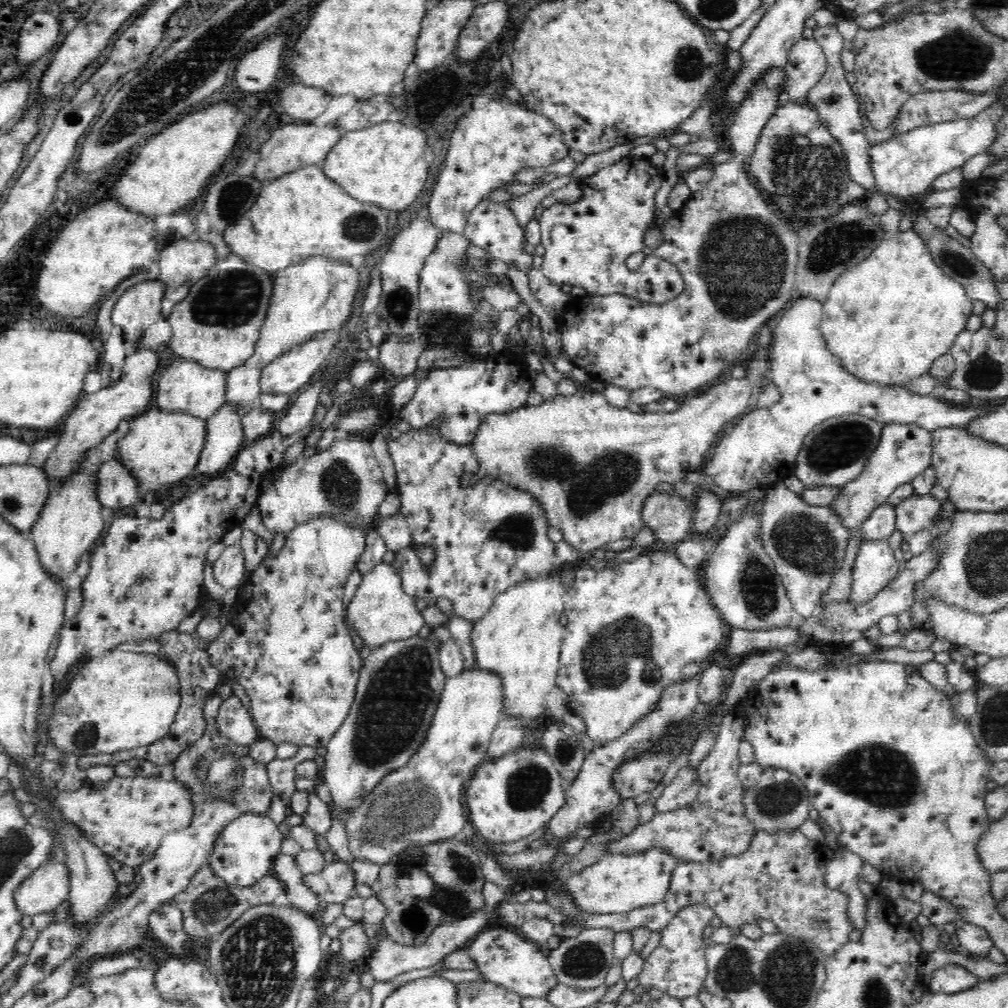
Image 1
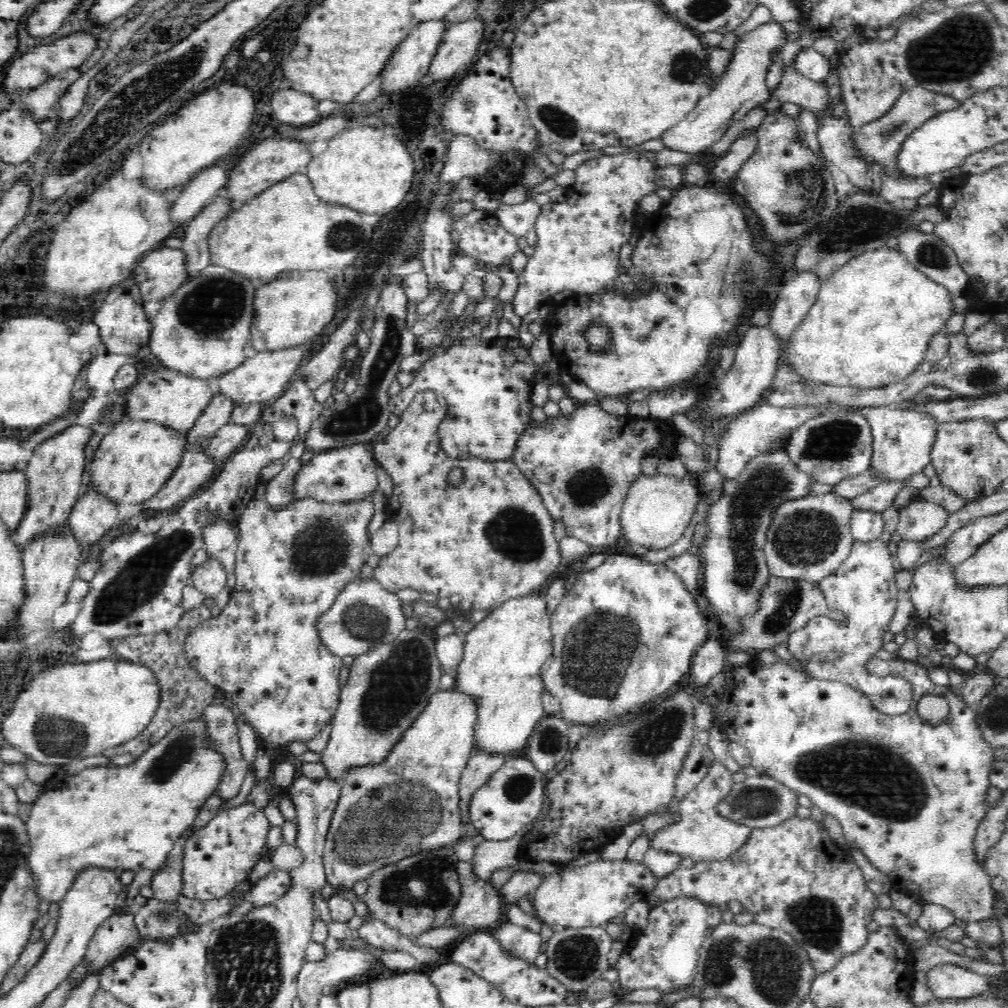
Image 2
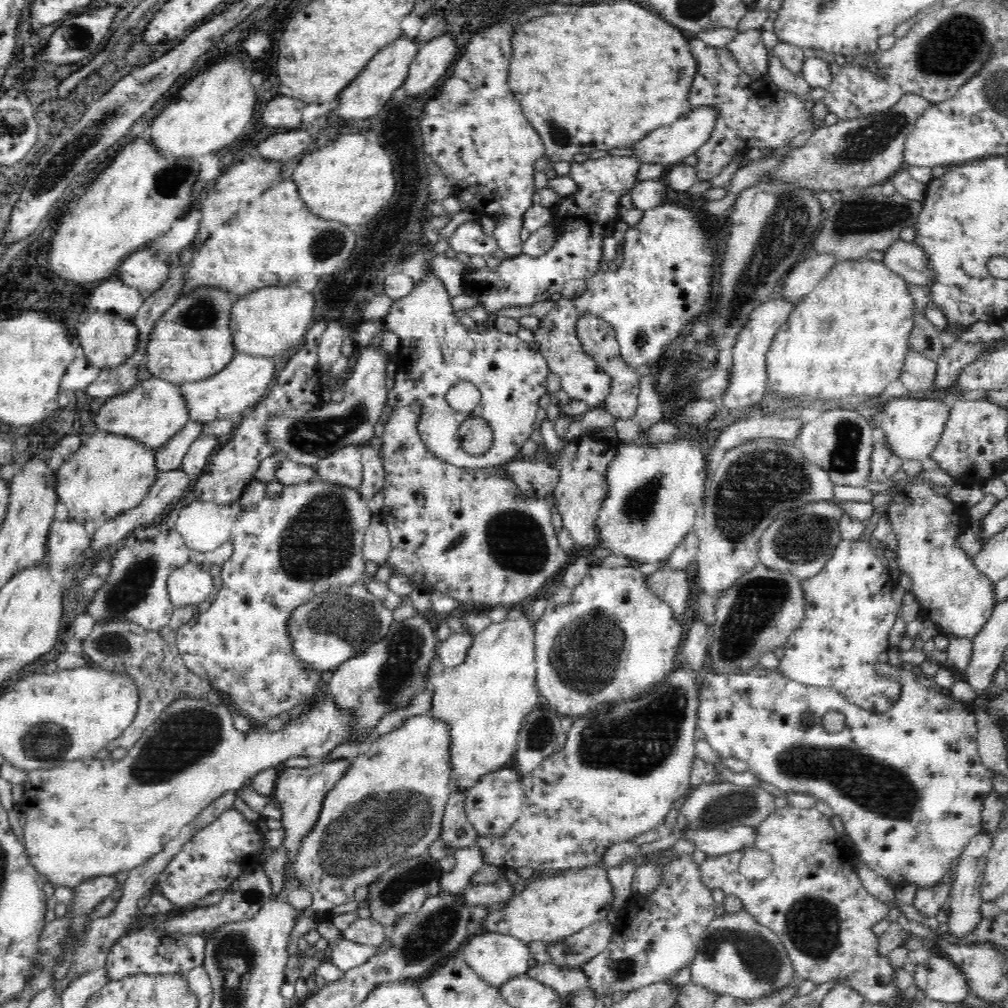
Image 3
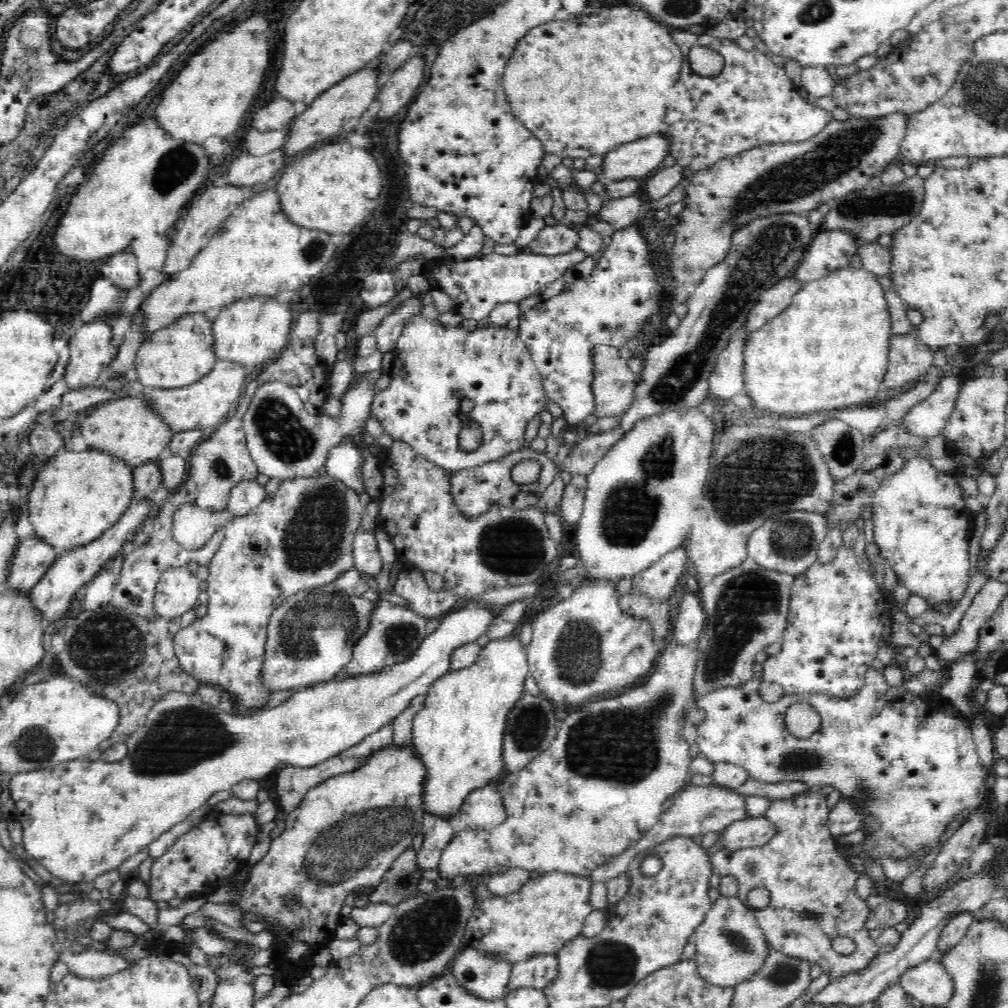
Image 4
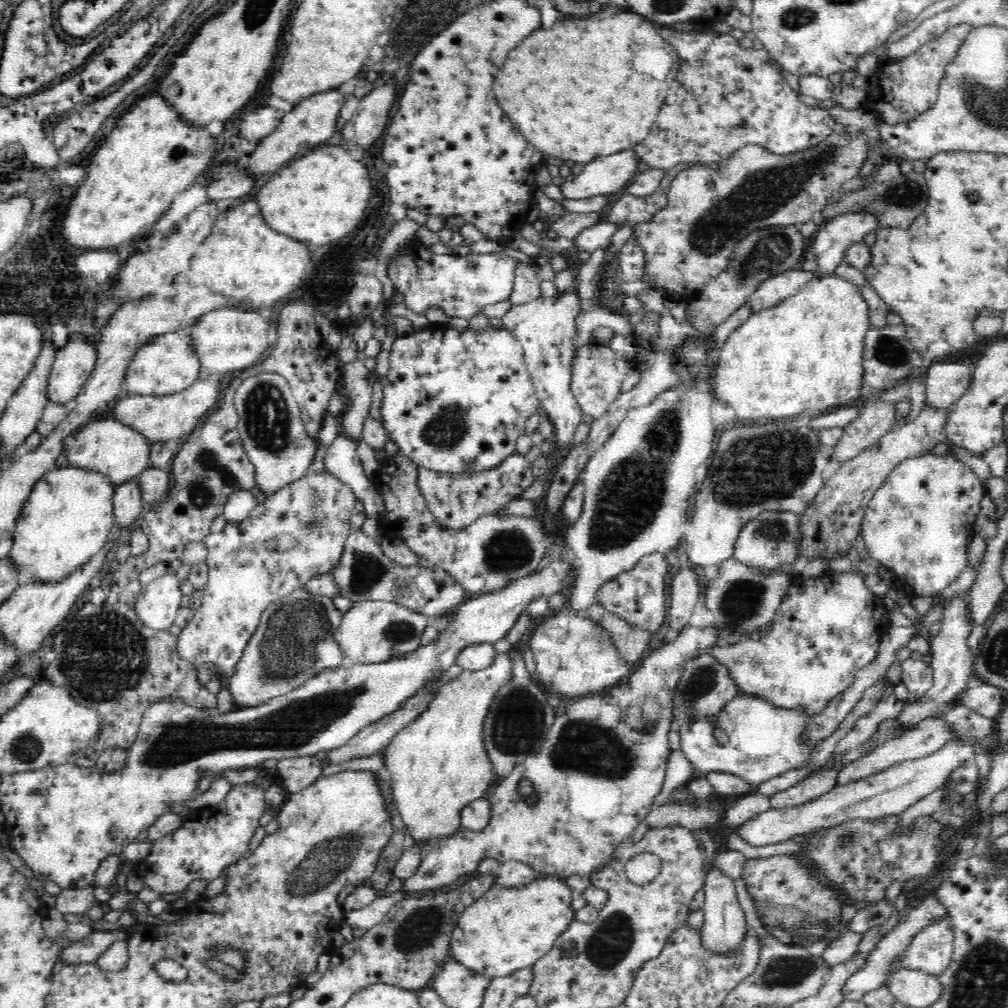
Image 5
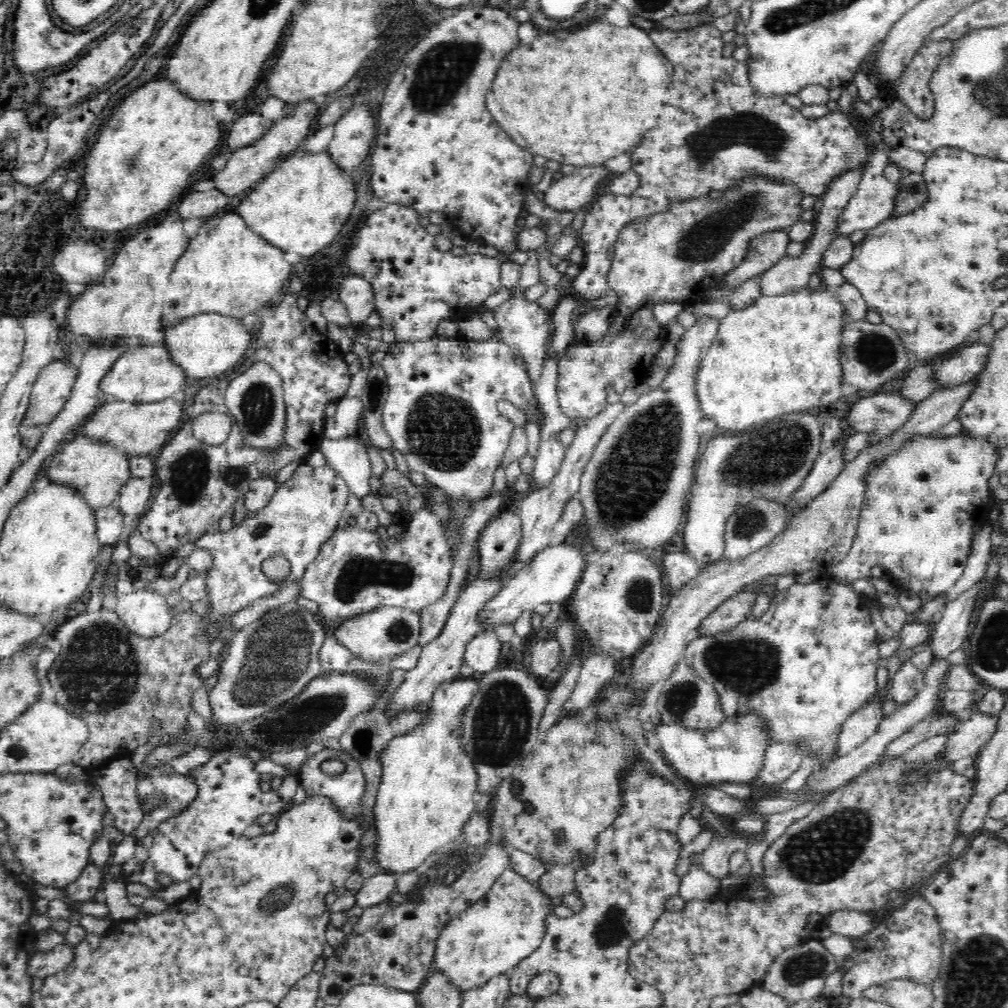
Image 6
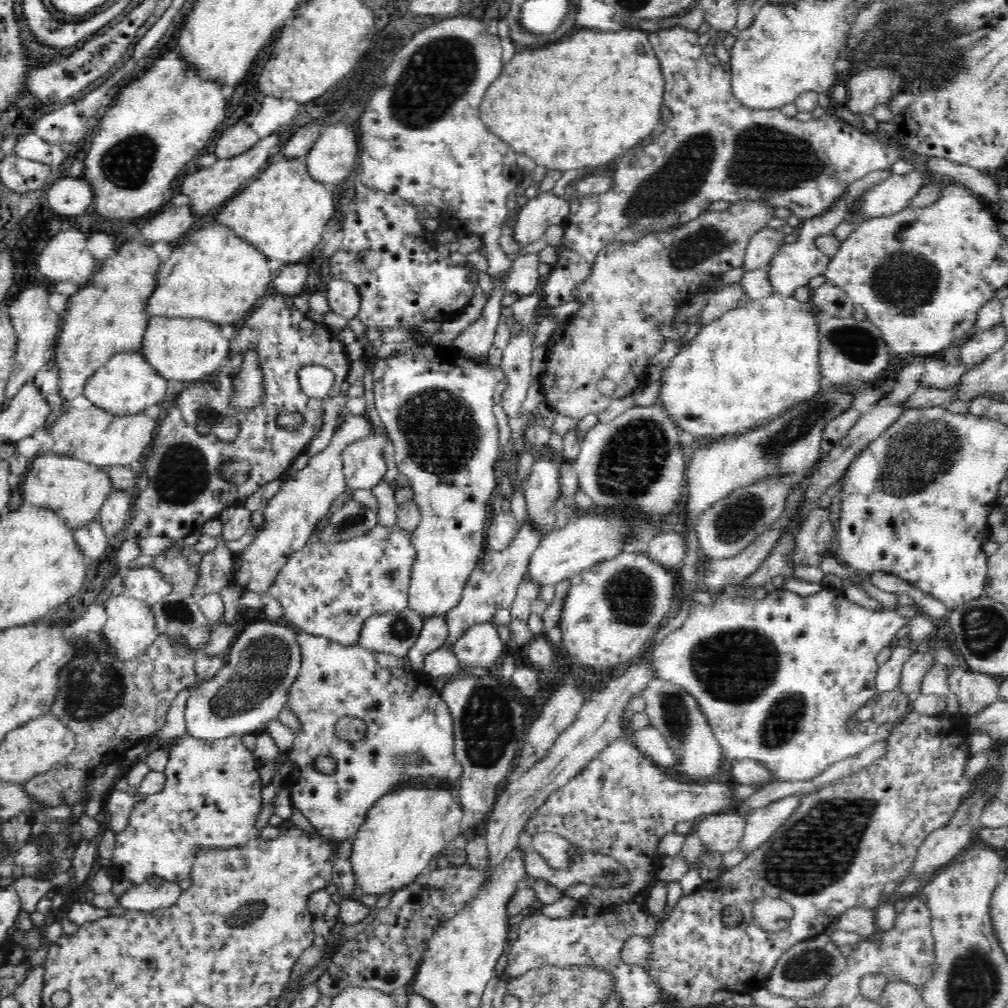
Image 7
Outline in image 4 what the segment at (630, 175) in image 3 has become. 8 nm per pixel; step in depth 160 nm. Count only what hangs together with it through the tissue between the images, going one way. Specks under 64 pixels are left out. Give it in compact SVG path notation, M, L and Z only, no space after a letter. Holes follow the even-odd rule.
M574 248L568 254L546 256L518 251L513 255L500 255L495 251L490 254L479 254L465 261L455 261L445 256L441 260L428 263L422 268L421 276L428 282L430 293L448 297L454 309L464 319L482 322L487 320L490 312L501 303L520 303L528 296L540 295L546 290L547 284L562 278L564 272L582 262L585 256L581 250Z

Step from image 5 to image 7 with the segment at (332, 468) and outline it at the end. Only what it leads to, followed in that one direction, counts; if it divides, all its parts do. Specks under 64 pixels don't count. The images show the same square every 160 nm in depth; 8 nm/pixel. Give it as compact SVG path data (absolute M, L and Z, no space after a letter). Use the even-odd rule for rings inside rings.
M375 432L350 444L342 454L346 486L368 490L378 486L388 472L384 450L392 453L392 441Z

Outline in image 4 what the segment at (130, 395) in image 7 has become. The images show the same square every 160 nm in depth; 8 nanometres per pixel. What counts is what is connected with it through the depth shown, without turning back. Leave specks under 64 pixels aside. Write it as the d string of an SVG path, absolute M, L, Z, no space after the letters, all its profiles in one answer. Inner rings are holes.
M186 315L171 328L156 332L137 348L132 378L143 387L174 389L198 382L212 372L217 359L212 348L212 322L205 315Z

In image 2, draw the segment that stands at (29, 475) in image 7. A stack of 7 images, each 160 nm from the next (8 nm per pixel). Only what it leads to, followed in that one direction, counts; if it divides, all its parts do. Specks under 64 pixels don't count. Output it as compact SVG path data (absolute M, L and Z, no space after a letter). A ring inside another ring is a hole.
M159 368L142 380L137 380L136 386L128 388L122 396L122 418L128 420L143 420L153 422L157 426L165 426L165 430L180 434L190 430L194 421L214 398L208 381L190 379L178 373Z

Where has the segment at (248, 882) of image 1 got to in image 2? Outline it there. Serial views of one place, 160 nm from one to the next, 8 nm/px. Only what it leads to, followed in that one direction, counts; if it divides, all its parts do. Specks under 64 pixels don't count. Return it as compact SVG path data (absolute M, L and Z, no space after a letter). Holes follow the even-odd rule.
M246 803L220 810L188 840L182 852L179 896L190 900L218 900L247 880L248 873L269 852L267 835L271 828L265 813Z

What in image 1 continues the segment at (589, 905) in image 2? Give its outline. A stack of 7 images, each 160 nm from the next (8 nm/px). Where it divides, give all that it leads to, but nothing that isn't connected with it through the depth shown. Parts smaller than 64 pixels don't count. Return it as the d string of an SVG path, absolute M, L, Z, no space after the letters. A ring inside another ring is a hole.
M654 848L634 855L603 855L596 863L575 873L564 884L576 898L576 904L594 915L631 912L644 906L658 904L669 889L673 870L682 864L680 857L674 857L664 849Z

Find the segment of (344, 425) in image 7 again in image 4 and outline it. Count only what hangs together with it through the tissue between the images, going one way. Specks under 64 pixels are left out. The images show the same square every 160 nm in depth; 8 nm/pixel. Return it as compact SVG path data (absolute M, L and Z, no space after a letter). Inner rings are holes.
M331 476L284 480L273 497L267 497L248 516L234 516L221 528L224 538L212 554L207 578L208 604L191 625L174 635L173 649L184 672L200 683L236 694L240 709L263 706L270 695L259 686L259 666L266 627L272 611L288 596L306 589L320 590L351 569L352 545L363 512L359 494Z

